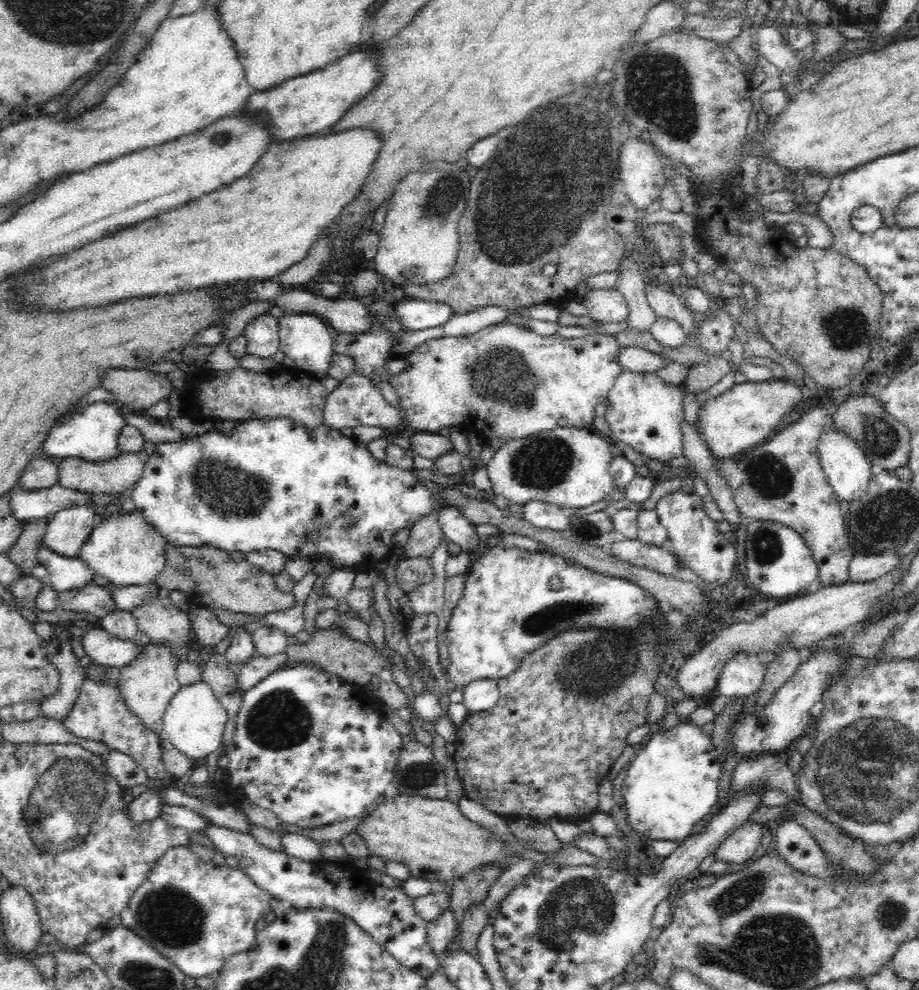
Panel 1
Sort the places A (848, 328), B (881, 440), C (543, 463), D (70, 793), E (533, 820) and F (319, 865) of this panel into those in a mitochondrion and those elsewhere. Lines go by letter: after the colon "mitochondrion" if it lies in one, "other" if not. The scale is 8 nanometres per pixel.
A: mitochondrion
B: mitochondrion
C: mitochondrion
D: mitochondrion
E: other
F: other

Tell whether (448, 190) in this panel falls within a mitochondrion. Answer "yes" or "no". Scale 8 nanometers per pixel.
yes

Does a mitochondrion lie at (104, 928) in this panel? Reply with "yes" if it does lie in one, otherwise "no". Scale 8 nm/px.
no

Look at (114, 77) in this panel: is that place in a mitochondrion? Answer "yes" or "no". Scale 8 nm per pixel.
no

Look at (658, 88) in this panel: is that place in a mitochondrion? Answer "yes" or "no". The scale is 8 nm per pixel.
yes

